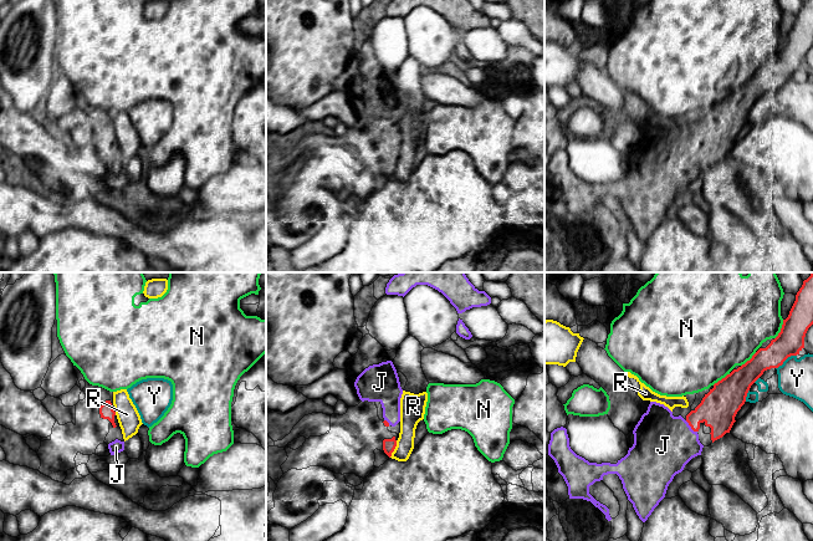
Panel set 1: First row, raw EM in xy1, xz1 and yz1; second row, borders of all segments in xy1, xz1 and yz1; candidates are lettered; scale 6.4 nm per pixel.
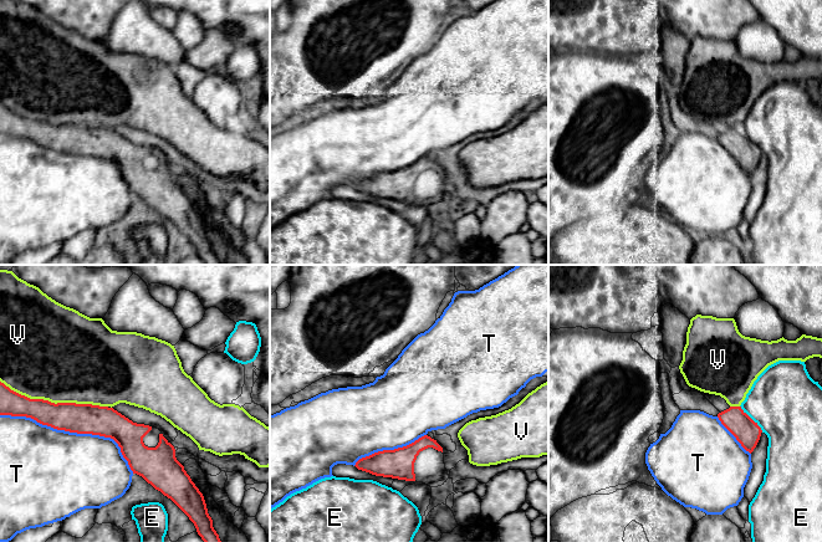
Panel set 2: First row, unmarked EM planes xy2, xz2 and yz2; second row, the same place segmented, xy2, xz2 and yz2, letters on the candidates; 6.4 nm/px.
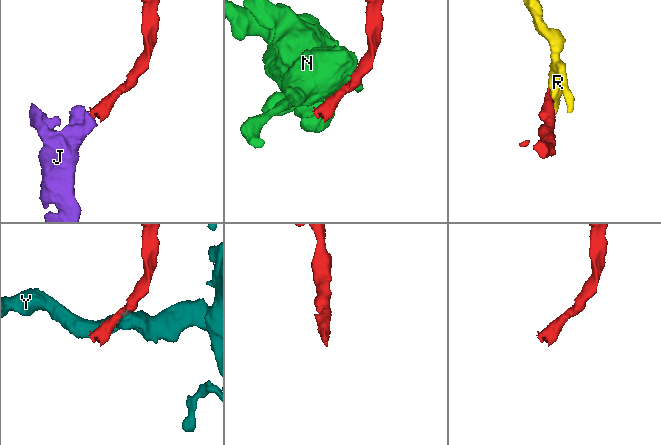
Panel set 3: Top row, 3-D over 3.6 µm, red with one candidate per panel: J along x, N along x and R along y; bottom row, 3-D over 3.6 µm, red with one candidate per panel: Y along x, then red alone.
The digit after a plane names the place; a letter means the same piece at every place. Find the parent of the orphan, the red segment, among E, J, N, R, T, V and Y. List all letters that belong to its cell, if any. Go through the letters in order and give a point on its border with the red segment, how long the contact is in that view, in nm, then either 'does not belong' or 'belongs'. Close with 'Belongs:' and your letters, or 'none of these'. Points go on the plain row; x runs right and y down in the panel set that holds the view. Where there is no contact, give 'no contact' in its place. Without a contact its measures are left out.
E: yz2 (751, 141) | 220 nm | does not belong
J: yz1 (690, 147) | 110 nm | belongs
N: yz1 (781, 51) | 140 nm | does not belong
R: xz1 (394, 169) | 120 nm | does not belong
T: xy2 (73, 153) | 950 nm | does not belong
V: xy2 (54, 124) | 700 nm | does not belong
Y: yz1 (786, 80) | 160 nm | does not belong
Belongs: J

